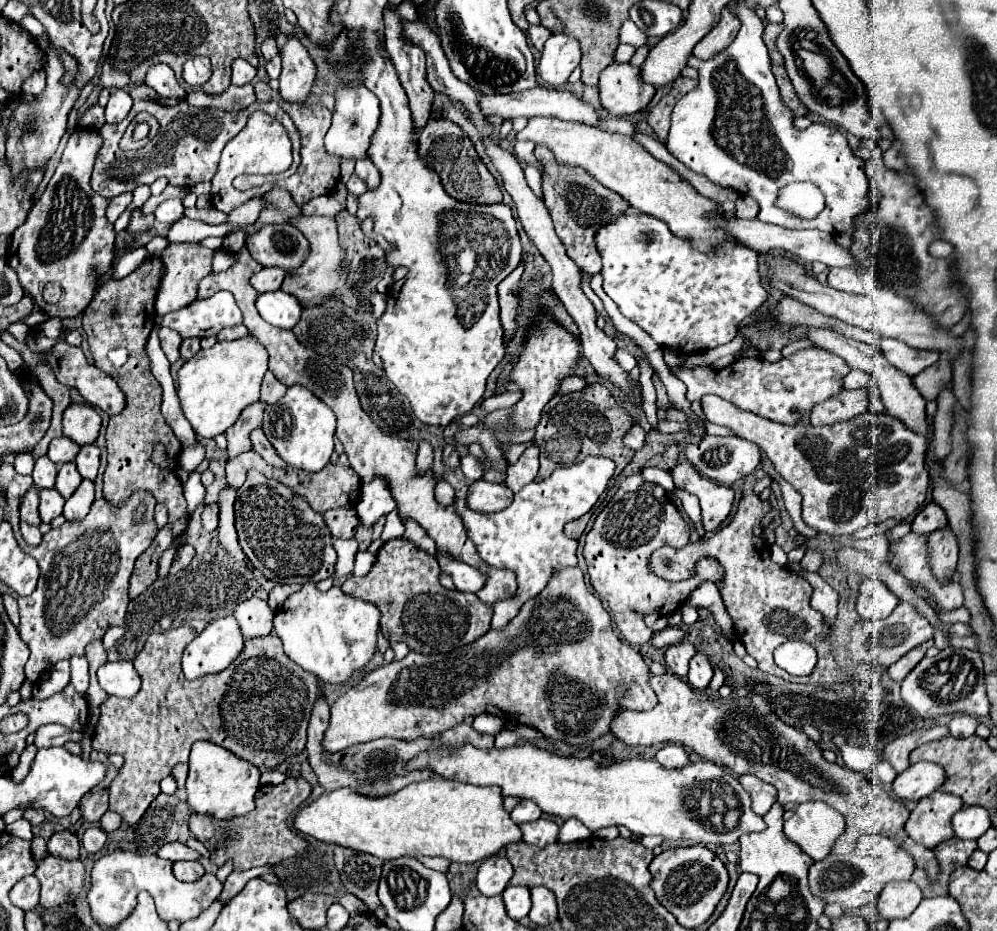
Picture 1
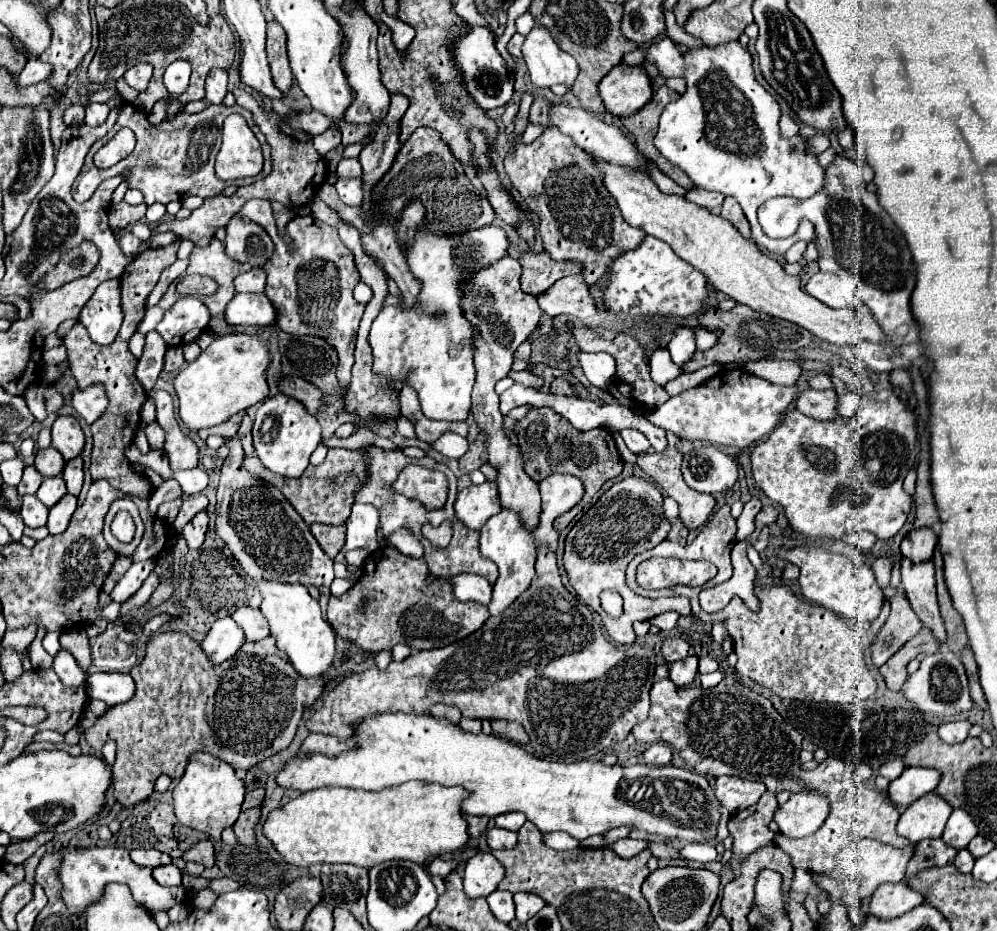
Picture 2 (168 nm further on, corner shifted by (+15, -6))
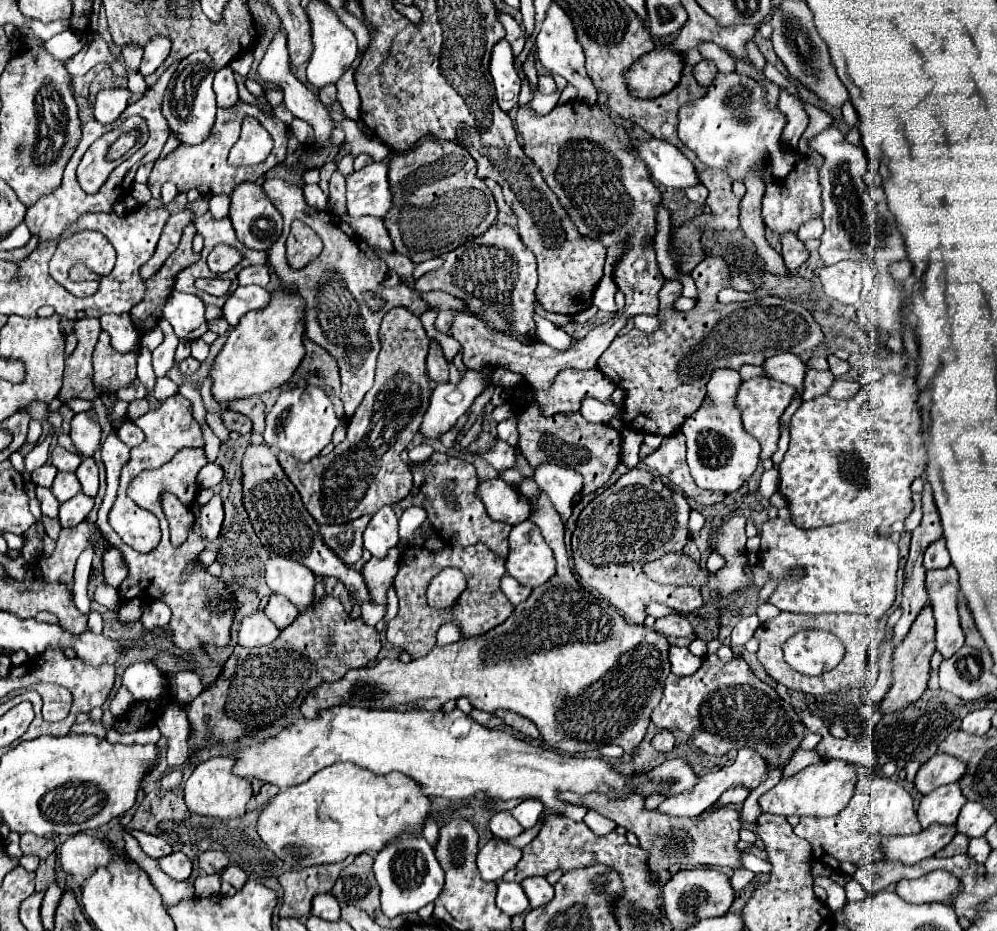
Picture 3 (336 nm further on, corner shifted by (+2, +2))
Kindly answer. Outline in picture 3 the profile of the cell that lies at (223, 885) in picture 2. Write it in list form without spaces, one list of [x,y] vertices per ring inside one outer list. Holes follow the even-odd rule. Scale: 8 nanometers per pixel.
[[[201,874],[195,880],[195,896],[217,896],[221,880],[217,874]]]

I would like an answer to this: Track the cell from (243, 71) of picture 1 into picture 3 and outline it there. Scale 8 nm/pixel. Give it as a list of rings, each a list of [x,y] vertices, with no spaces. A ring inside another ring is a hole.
[[[225,66],[225,68],[221,68],[221,70],[215,74],[213,90],[215,90],[215,94],[217,94],[217,104],[219,104],[221,108],[229,108],[229,106],[233,106],[233,104],[239,100],[239,96],[237,96],[237,84],[235,84],[231,66]]]

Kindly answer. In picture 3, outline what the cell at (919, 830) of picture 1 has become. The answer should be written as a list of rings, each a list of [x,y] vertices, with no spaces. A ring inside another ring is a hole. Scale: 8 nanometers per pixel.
[[[945,784],[921,798],[917,818],[923,828],[929,824],[953,826],[967,798],[961,794],[959,784]]]

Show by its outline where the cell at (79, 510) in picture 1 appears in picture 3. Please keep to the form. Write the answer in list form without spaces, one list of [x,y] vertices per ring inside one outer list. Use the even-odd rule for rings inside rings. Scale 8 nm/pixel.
[[[79,492],[77,496],[73,496],[71,500],[61,504],[61,508],[59,508],[59,522],[61,522],[61,526],[63,528],[77,526],[81,520],[87,518],[91,508],[93,508],[93,498],[89,498],[83,492]]]

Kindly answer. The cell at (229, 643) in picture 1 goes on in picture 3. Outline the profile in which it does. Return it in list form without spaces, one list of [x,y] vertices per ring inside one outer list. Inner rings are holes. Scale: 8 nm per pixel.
[[[257,610],[241,620],[237,636],[239,636],[241,646],[255,648],[255,646],[263,646],[263,644],[273,642],[279,636],[279,630],[263,612]]]

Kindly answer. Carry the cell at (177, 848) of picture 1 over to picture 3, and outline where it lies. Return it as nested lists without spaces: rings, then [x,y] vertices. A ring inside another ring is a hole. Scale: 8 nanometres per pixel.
[[[139,830],[131,832],[131,836],[137,838],[141,850],[153,860],[159,860],[159,858],[173,852],[173,848],[169,848],[169,844],[165,840],[161,840],[161,838],[157,838],[157,836],[151,836],[151,834],[145,834],[145,832],[139,832]]]

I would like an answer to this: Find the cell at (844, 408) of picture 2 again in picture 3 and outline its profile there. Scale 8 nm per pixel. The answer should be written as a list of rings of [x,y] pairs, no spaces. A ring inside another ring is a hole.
[[[835,380],[831,390],[827,392],[831,398],[837,398],[837,400],[849,400],[853,398],[857,392],[859,392],[861,384],[859,382],[849,382],[849,380]]]

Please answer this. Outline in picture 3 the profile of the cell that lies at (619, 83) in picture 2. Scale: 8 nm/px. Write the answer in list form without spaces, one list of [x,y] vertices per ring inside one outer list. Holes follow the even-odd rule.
[[[655,48],[641,56],[625,72],[627,86],[637,98],[657,98],[677,86],[683,70],[683,58],[669,48]]]

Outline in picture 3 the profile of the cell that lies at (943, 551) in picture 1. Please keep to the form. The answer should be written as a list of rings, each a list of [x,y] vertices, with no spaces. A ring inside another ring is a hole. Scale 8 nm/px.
[[[953,566],[927,570],[925,586],[937,622],[937,650],[943,654],[943,658],[949,658],[965,642],[965,634],[961,630],[957,614],[957,594],[959,594],[957,570]]]

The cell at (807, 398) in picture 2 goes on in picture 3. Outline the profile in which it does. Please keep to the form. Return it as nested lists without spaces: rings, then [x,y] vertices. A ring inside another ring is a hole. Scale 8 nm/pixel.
[[[809,368],[807,376],[805,376],[803,400],[813,400],[813,398],[817,398],[821,394],[827,394],[833,380],[835,380],[835,376],[831,372],[817,372],[817,370]]]

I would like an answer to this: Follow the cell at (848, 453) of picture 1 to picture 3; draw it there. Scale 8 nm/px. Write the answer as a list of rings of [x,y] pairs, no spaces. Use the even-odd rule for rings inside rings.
[[[885,374],[881,380],[871,382],[867,386],[861,386],[861,390],[857,392],[855,398],[851,400],[835,400],[831,396],[819,396],[815,400],[803,402],[799,406],[799,410],[793,414],[791,424],[789,424],[789,432],[791,432],[791,442],[789,442],[789,450],[785,452],[781,464],[779,464],[779,494],[783,494],[789,502],[789,510],[793,516],[795,526],[799,528],[821,528],[821,526],[831,526],[831,524],[839,524],[843,520],[869,520],[875,526],[883,526],[889,528],[893,522],[897,520],[905,520],[911,510],[913,510],[913,500],[911,500],[911,482],[921,476],[927,468],[927,452],[925,452],[925,438],[921,436],[921,406],[917,404],[917,384],[913,378],[909,376],[897,376],[897,374]]]

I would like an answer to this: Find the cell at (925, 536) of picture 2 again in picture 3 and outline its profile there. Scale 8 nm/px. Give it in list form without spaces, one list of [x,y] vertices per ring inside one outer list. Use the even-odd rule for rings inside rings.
[[[935,540],[935,544],[929,544],[929,548],[925,550],[925,556],[923,556],[923,564],[927,570],[933,570],[933,568],[945,568],[951,564],[951,556],[947,552],[947,546],[945,546],[945,540]]]

